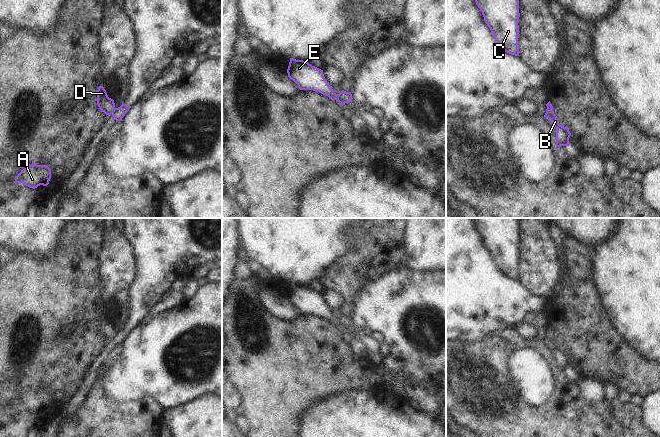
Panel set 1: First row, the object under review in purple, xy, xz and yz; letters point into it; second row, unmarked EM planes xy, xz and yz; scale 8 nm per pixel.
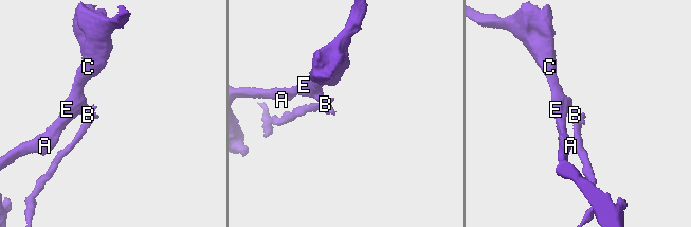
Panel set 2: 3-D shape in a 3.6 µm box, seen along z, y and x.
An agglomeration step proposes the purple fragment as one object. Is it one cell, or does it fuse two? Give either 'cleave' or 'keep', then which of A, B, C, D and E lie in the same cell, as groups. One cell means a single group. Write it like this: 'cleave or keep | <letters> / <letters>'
cleave | A C D E / B

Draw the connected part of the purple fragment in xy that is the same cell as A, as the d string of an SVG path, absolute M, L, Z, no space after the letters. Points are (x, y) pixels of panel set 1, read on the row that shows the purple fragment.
M35 163L21 170L15 177L16 183L23 183L30 188L37 188L40 185L47 186L51 179L51 169L47 165Z

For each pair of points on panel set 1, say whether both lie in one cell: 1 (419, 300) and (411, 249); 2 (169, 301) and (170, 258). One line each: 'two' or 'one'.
1: two
2: two

